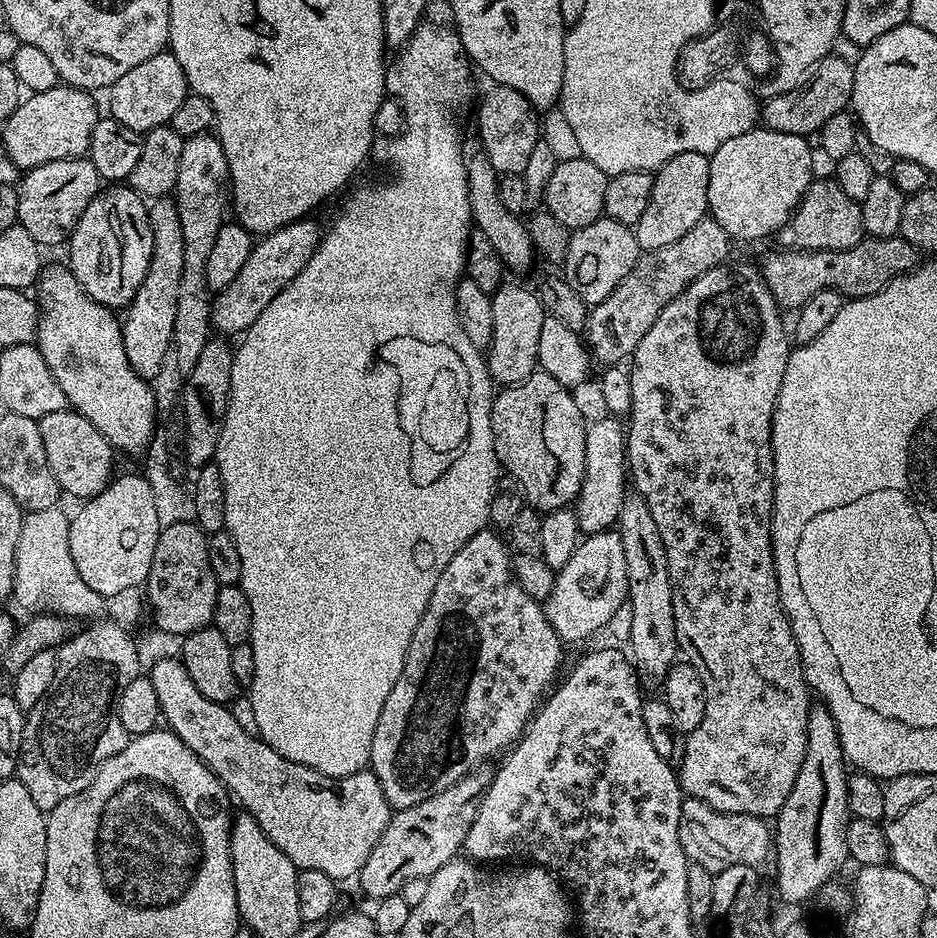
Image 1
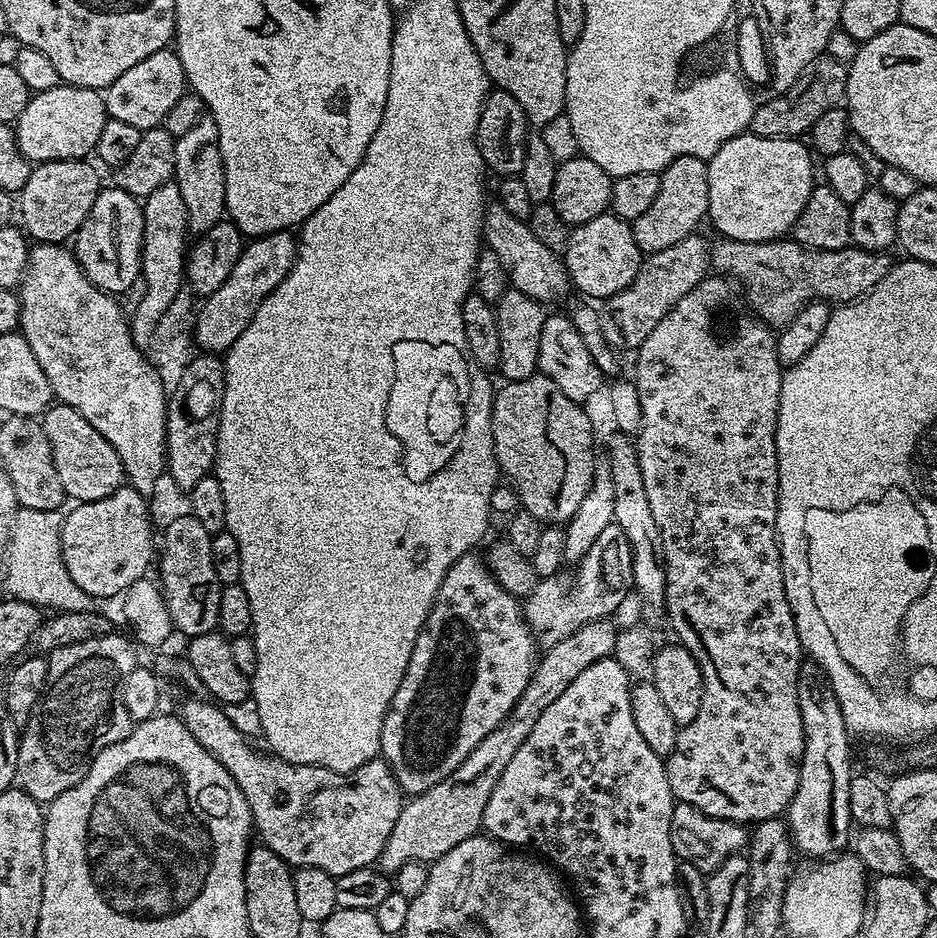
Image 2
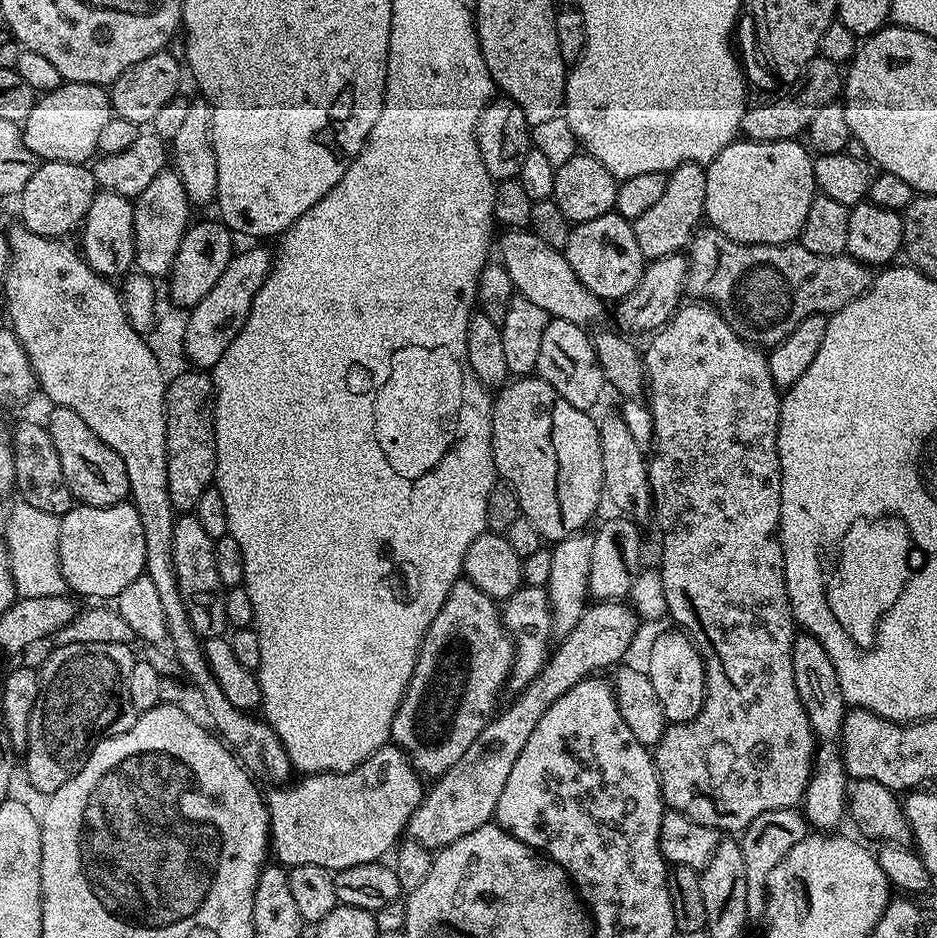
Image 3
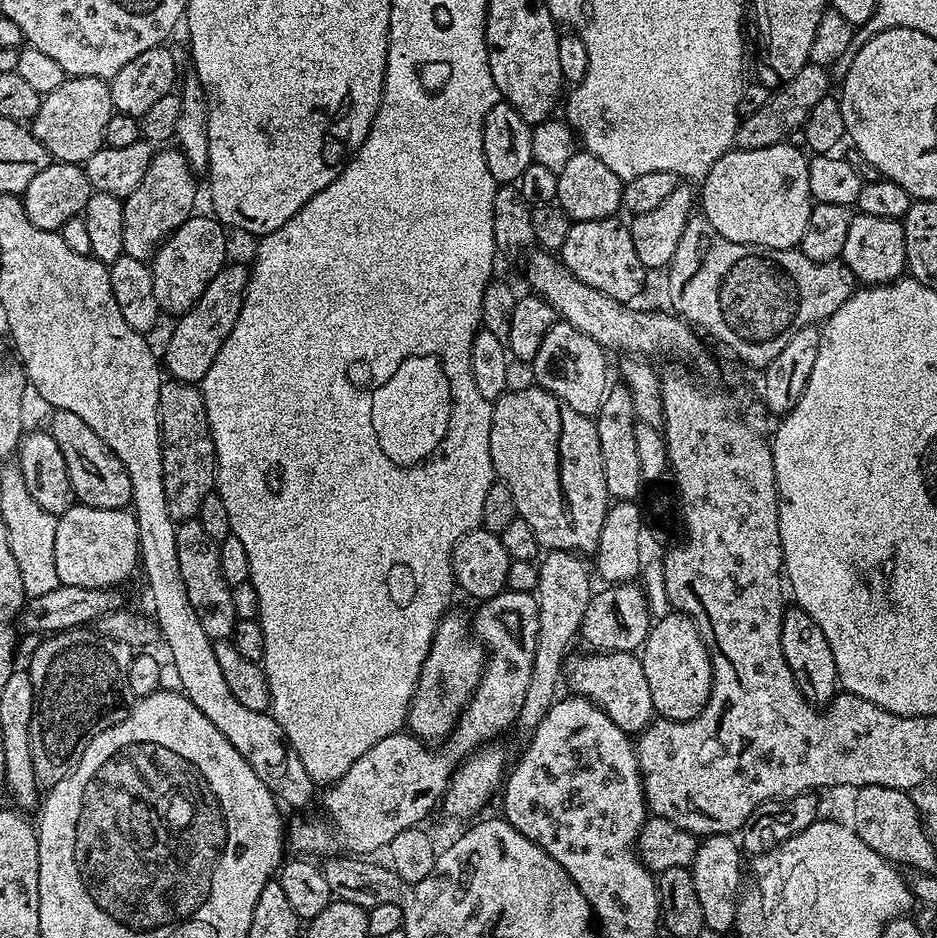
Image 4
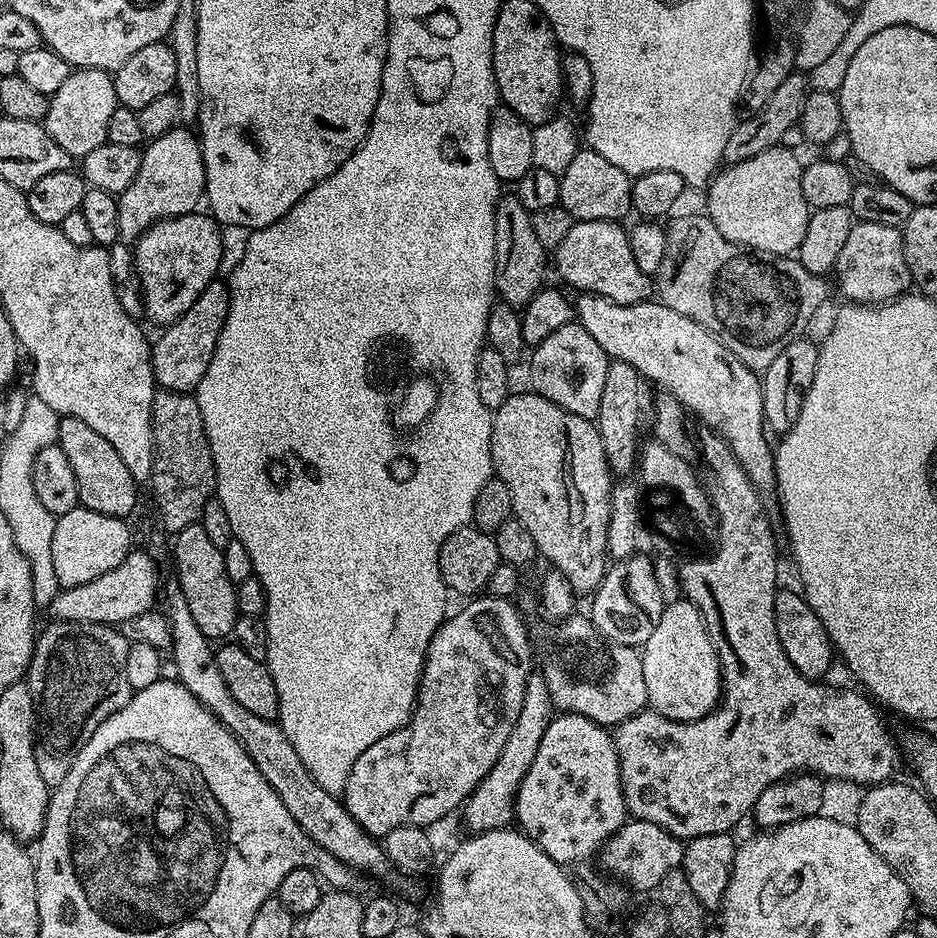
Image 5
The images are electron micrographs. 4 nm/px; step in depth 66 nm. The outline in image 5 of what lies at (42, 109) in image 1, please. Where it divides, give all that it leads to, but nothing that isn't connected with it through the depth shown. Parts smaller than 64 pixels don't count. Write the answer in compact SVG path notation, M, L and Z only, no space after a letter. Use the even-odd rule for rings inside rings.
M77 68L69 71L66 82L50 98L48 115L42 123L58 142L58 146L66 150L74 158L81 158L92 150L105 144L108 139L106 126L110 122L110 114L118 107L114 94L113 73L94 70L93 68Z

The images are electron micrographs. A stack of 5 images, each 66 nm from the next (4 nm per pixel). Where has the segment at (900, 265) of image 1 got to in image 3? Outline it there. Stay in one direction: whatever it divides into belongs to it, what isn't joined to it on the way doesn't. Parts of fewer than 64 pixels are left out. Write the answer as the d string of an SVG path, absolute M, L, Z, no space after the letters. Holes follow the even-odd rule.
M704 226L693 235L687 249L688 283L686 292L689 297L707 302L726 318L728 325L743 340L764 350L771 350L781 344L794 326L802 318L817 314L831 314L842 310L854 298L858 298L872 285L874 272L869 265L855 260L853 256L823 256L803 248L798 242L791 244L739 244L726 238L711 226Z

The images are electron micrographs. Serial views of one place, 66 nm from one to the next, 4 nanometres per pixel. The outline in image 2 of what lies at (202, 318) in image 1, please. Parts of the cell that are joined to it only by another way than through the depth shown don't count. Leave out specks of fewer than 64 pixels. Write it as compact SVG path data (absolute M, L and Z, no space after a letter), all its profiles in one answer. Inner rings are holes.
M205 114L187 134L175 137L174 183L182 190L182 202L186 206L186 222L189 233L199 238L225 219L226 170L222 166L222 150L218 126L211 114Z

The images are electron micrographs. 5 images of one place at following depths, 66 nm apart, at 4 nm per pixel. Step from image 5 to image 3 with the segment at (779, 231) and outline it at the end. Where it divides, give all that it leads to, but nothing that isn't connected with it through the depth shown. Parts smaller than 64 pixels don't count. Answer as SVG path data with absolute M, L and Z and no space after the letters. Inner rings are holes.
M737 138L731 144L727 144L706 166L706 202L704 203L704 216L711 227L716 228L726 238L730 238L739 244L791 244L800 235L806 222L806 214L810 214L810 206L818 195L816 179L814 178L813 153L803 148L796 140L750 140Z

